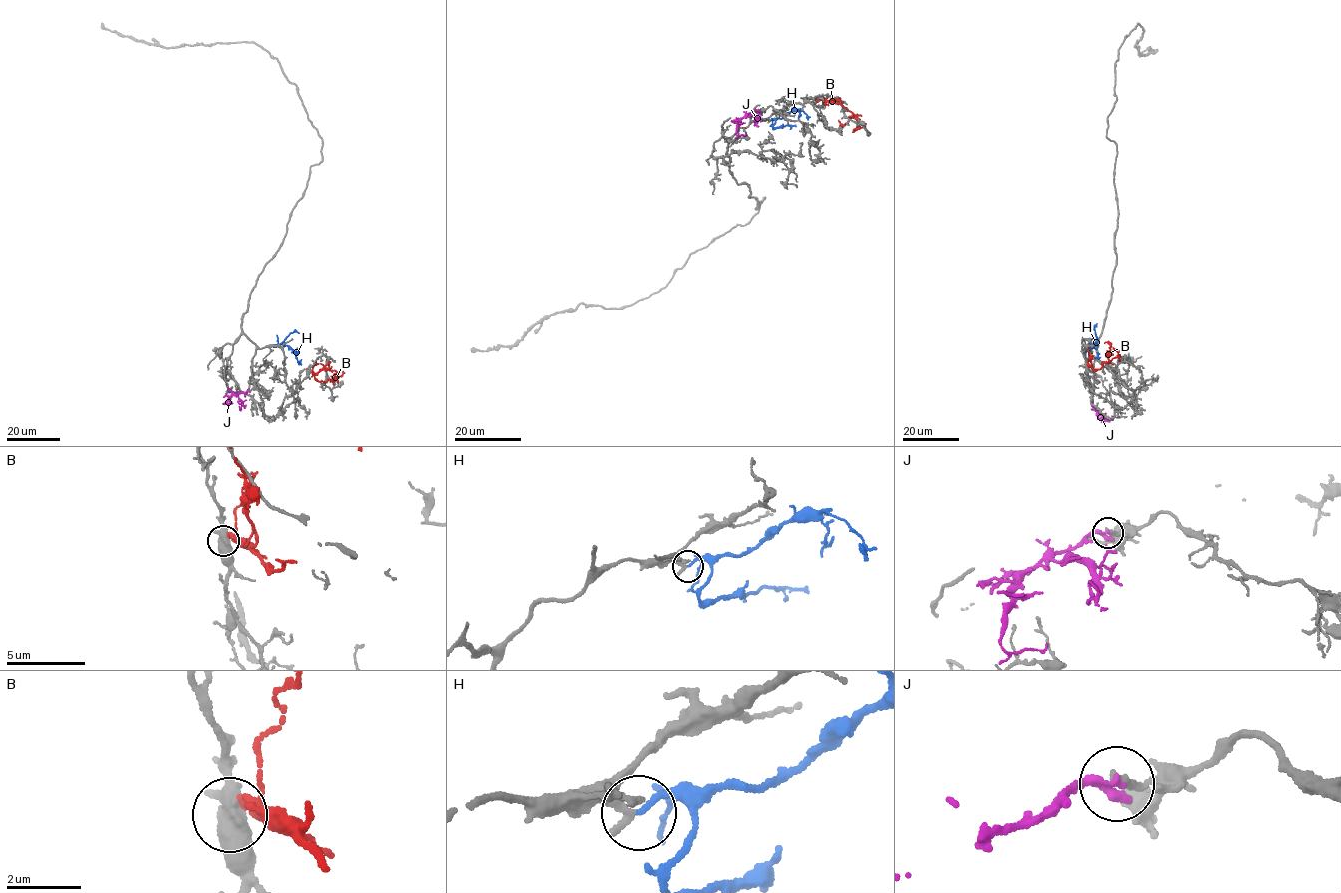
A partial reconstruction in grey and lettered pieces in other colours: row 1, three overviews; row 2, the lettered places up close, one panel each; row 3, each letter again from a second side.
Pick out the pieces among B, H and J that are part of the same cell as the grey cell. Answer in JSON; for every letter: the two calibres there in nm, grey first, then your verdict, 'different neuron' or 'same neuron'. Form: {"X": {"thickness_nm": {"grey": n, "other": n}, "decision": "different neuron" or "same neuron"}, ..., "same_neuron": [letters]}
{"B": {"thickness_nm": {"grey": 440, "other": 140}, "decision": "different neuron"}, "H": {"thickness_nm": {"grey": 260, "other": 170}, "decision": "same neuron"}, "J": {"thickness_nm": {"grey": 130, "other": 340}, "decision": "different neuron"}, "same_neuron": ["H"]}

